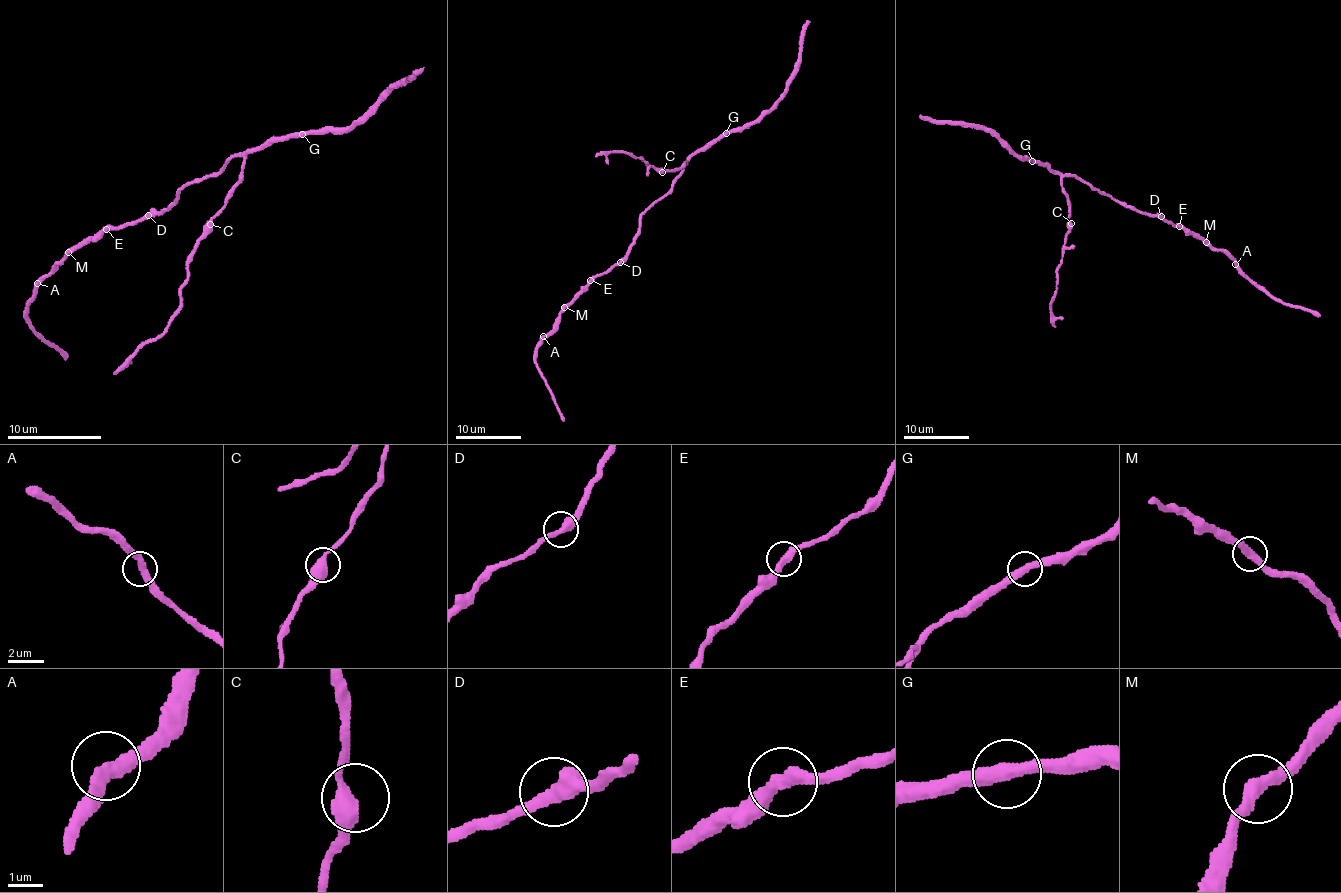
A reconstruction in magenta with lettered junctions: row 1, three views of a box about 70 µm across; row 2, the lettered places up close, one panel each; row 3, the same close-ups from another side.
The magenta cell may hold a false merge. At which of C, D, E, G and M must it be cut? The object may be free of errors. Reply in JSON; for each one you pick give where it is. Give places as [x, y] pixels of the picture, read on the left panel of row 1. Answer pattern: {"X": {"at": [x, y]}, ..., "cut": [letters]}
{"cut": []}

